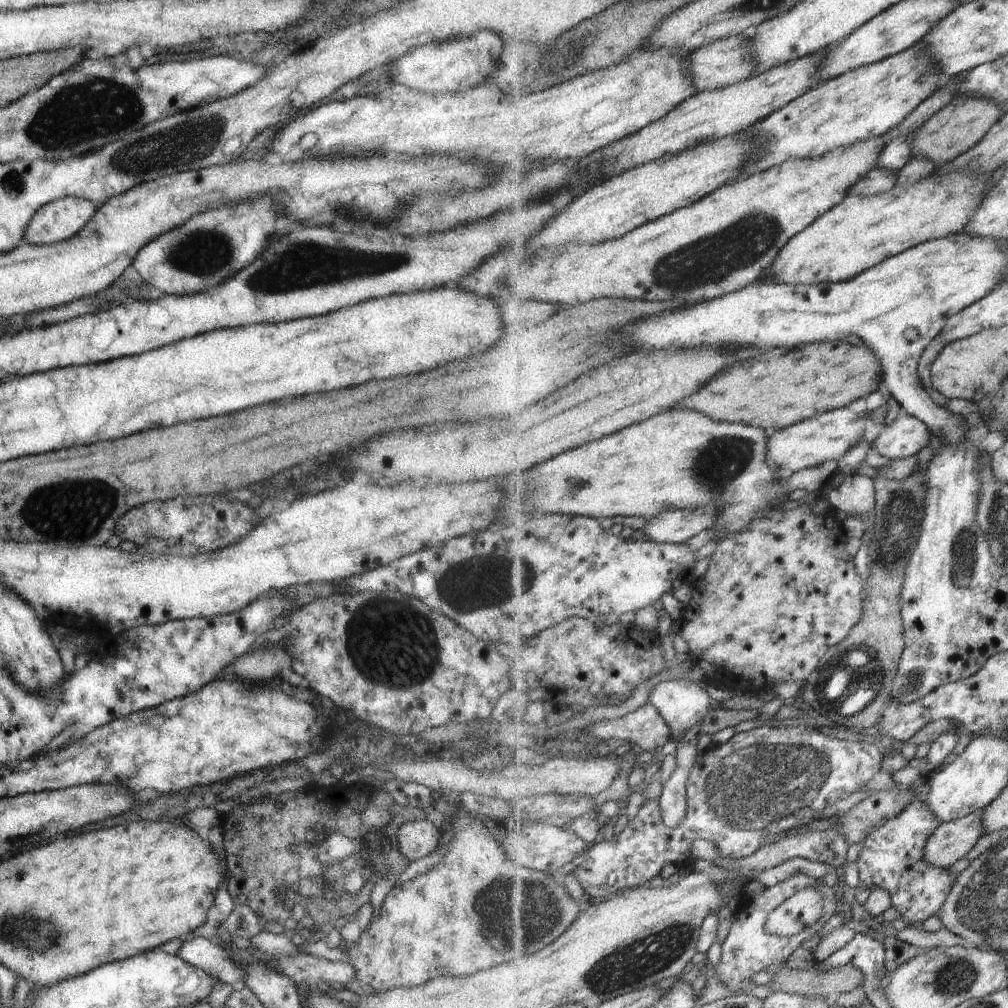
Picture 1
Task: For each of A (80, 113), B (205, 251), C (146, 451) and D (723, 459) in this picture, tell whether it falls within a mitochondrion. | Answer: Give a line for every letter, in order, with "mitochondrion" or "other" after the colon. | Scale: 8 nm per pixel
A: mitochondrion
B: mitochondrion
C: other
D: mitochondrion

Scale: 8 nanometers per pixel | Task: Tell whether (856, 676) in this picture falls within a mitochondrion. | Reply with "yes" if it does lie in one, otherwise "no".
yes

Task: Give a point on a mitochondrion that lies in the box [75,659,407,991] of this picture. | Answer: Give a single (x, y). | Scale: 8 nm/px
(325, 862)

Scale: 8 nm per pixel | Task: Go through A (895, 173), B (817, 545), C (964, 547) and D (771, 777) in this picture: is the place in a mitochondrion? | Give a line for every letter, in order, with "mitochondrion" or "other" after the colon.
A: other
B: other
C: mitochondrion
D: mitochondrion

